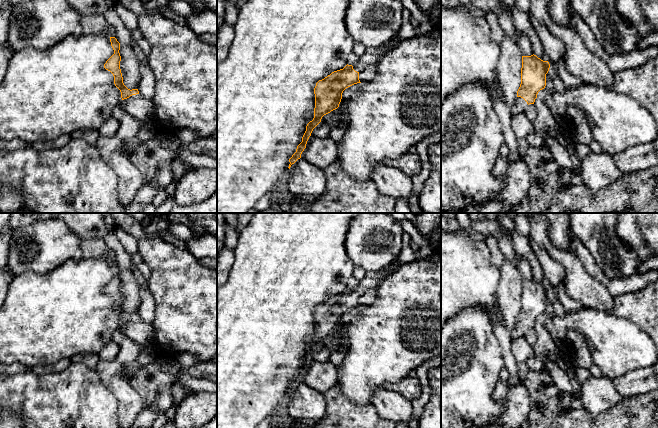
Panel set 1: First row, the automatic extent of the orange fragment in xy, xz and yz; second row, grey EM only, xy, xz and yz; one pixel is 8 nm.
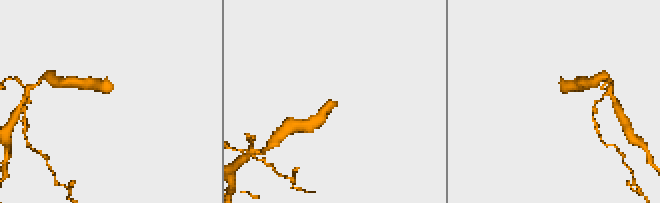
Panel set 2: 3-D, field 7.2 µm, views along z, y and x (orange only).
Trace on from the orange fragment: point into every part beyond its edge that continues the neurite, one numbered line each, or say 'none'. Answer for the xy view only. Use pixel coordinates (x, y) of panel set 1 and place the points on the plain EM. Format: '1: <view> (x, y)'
1: xy (140, 332)

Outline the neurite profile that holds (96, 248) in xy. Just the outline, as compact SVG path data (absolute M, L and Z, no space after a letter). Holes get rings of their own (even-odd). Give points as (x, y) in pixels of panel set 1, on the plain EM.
M89 238L81 241L83 258L107 260L111 249L103 238Z

